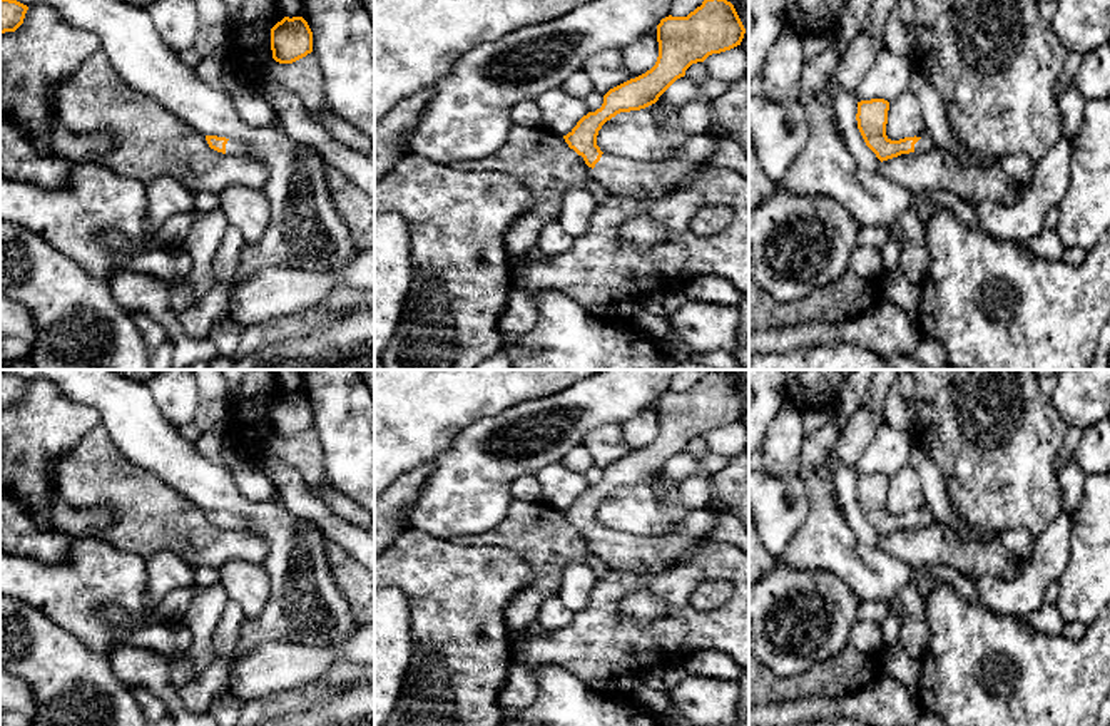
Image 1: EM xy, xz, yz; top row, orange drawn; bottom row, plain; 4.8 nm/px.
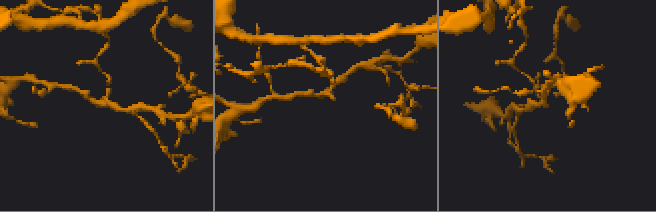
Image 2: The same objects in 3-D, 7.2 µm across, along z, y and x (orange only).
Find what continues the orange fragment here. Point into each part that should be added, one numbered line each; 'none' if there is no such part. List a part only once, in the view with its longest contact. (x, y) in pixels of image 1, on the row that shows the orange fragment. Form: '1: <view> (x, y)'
1: xz (619, 176)

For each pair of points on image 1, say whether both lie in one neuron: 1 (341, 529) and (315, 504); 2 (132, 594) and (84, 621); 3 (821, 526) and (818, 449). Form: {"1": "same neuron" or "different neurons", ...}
{"1": "same neuron", "2": "same neuron", "3": "different neurons"}

